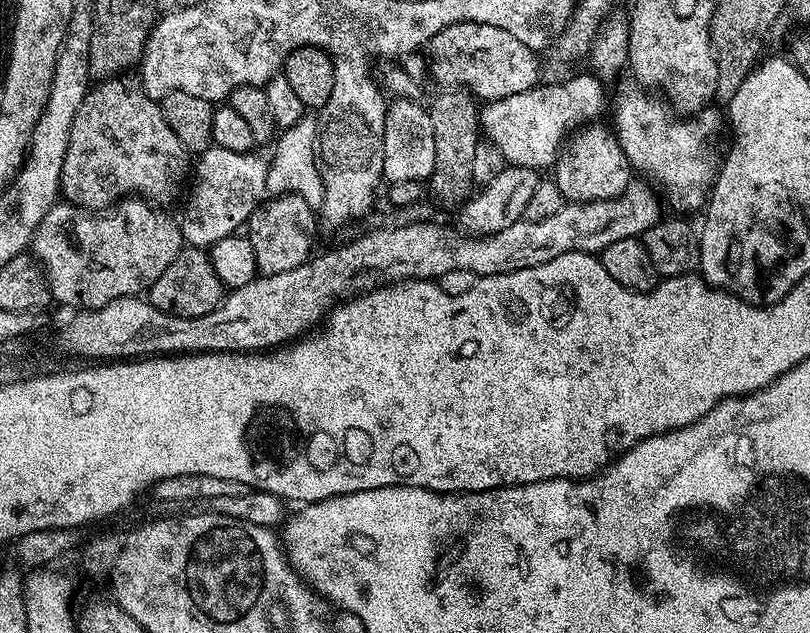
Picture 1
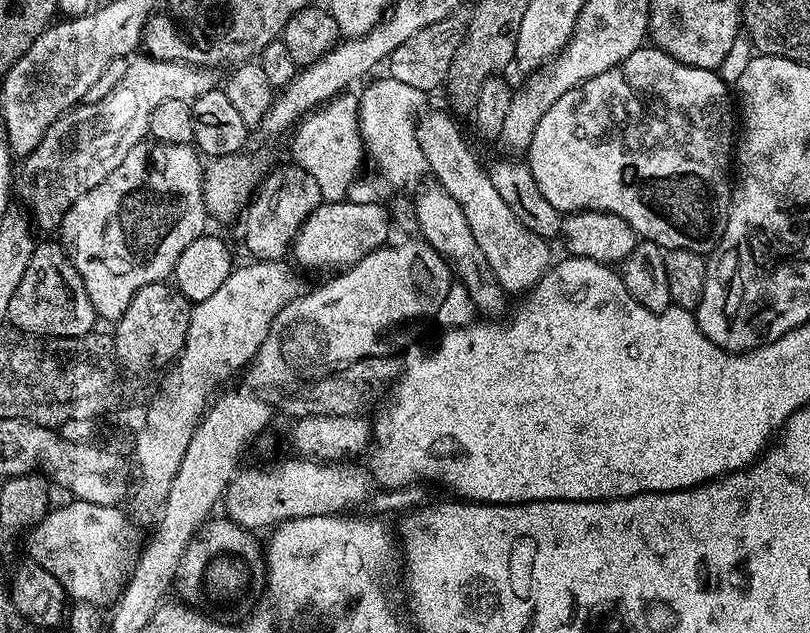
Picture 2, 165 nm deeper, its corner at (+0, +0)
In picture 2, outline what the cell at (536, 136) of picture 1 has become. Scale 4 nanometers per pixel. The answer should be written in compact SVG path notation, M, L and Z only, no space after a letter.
M655 46L639 48L630 54L630 58L606 70L606 74L598 74L598 78L590 78L577 88L566 90L566 94L562 94L562 98L558 98L558 102L554 102L546 114L542 114L526 153L528 169L534 174L534 182L538 182L538 190L542 190L542 198L546 198L546 202L550 202L550 206L561 214L609 212L628 223L640 240L654 242L659 248L711 254L724 233L730 199L730 165L734 160L734 96L728 92L731 92L729 85L725 84L719 71L683 64Z

